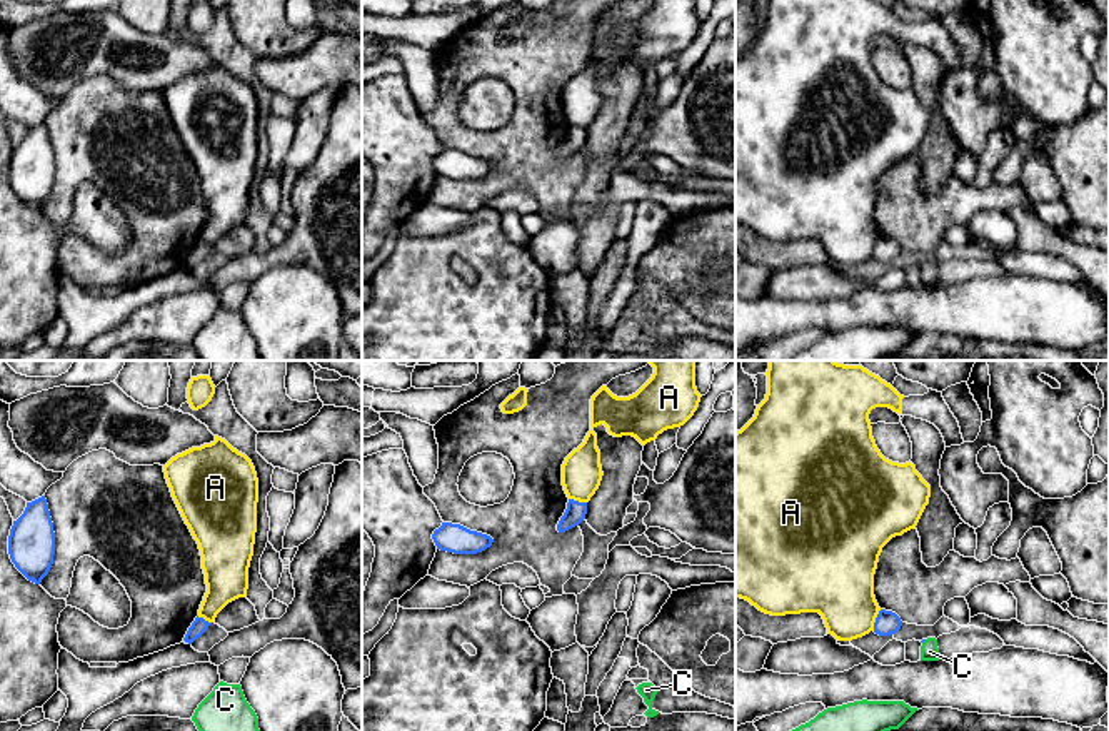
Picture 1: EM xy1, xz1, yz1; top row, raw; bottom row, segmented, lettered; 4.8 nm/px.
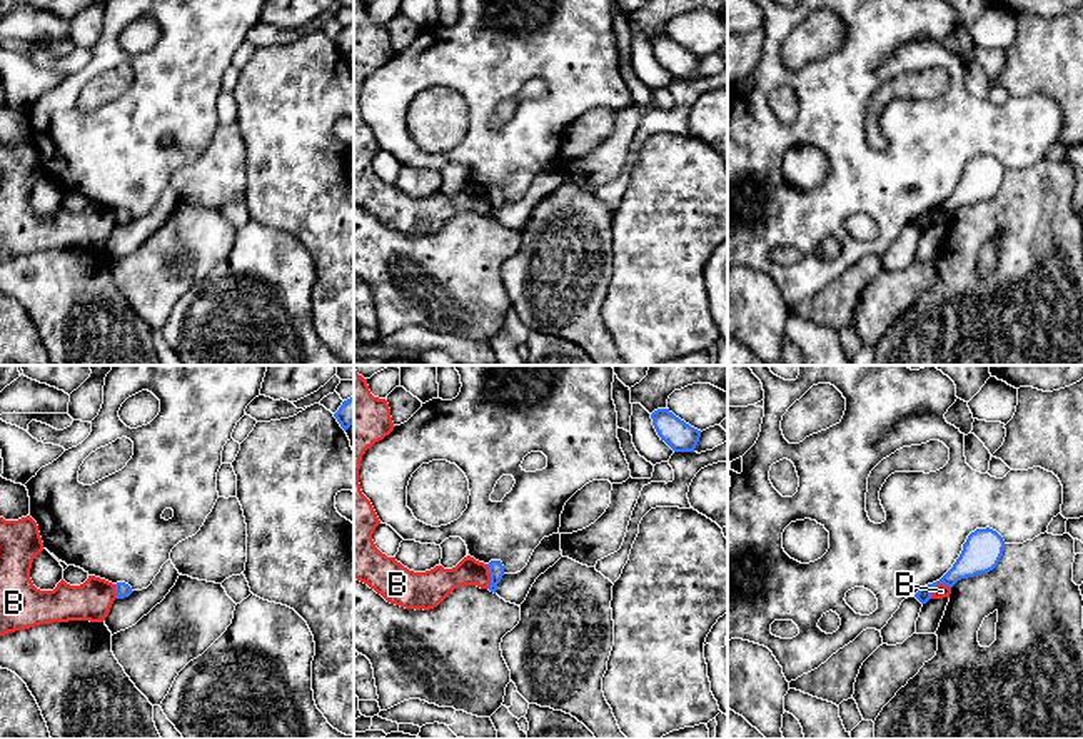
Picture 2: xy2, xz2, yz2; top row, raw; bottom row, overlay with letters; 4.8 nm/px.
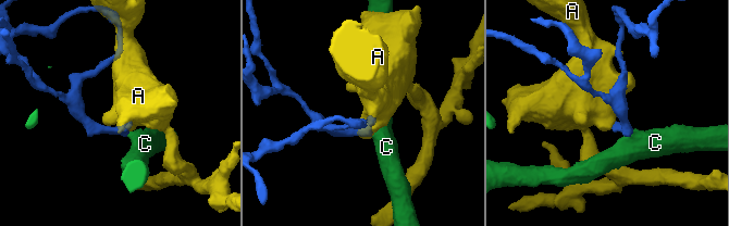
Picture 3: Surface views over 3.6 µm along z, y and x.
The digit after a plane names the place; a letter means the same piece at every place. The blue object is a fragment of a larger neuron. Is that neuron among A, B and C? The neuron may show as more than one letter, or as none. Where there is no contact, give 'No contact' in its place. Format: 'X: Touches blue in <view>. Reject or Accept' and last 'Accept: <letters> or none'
A: Touches blue in yz1. Reject
B: Touches blue in yz2. Reject
C: No contact. Accept
Accept: C

